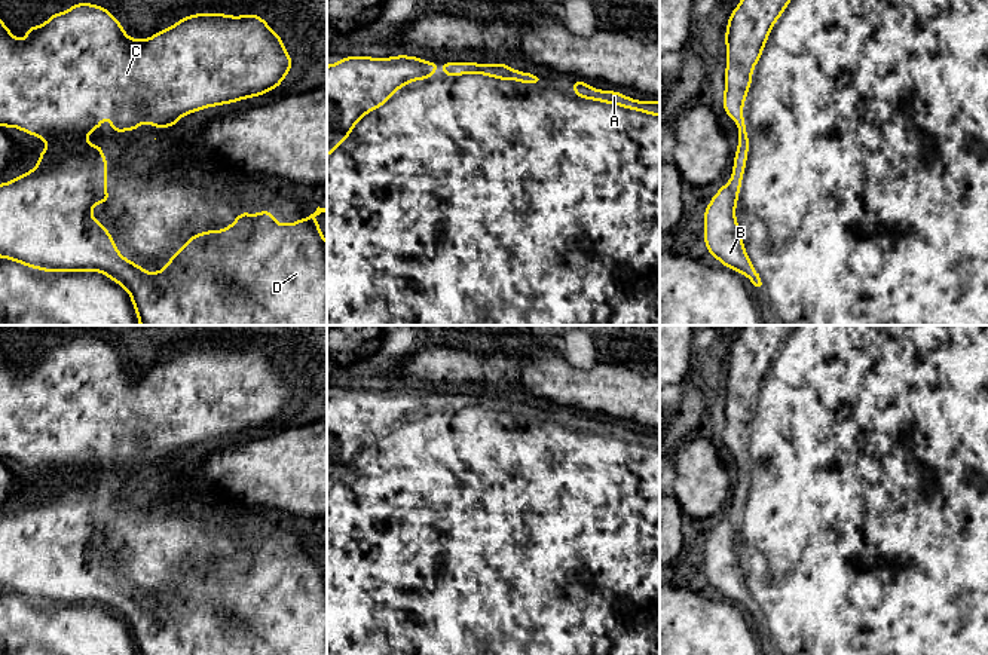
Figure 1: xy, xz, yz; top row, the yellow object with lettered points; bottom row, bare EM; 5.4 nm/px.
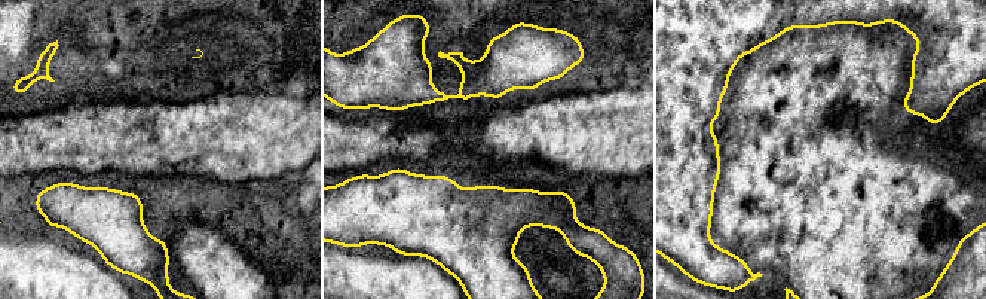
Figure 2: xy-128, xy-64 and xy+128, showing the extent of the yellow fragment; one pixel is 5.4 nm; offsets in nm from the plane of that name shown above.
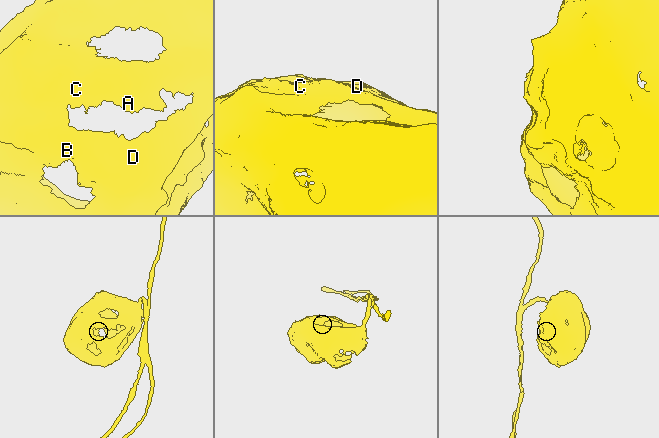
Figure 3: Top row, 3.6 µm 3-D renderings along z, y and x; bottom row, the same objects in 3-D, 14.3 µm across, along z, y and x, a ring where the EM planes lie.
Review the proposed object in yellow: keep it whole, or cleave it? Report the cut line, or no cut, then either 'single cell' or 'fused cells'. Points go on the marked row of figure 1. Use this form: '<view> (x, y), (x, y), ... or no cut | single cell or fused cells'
no cut | single cell

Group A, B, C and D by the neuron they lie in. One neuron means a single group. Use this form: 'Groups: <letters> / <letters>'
Groups: A B C D

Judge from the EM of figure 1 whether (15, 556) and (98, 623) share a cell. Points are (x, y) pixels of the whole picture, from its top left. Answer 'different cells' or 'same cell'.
different cells

